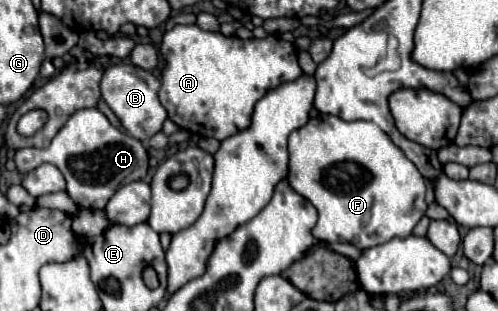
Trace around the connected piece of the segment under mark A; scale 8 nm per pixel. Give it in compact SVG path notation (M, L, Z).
M175 25L165 33L161 43L163 57L163 73L161 73L161 89L159 99L169 113L169 119L177 123L181 129L197 133L201 137L215 137L219 141L247 129L251 125L251 115L255 103L273 87L293 81L301 75L301 67L297 63L297 51L293 43L279 39L277 35L269 35L265 39L239 39L225 37L221 33L203 31L197 25Z

